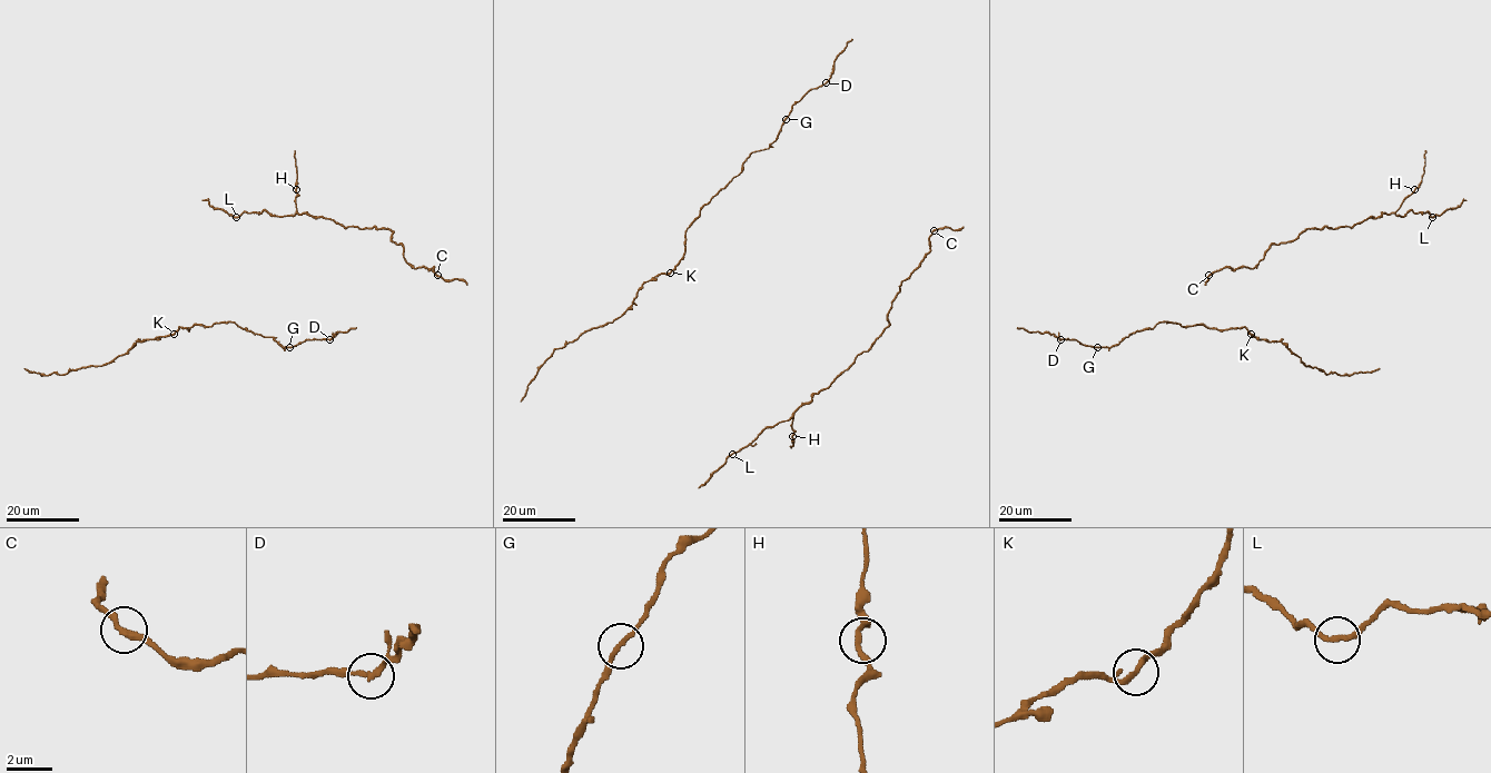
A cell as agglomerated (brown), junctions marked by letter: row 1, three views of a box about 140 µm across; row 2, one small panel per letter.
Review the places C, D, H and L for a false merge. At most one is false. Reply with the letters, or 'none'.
none

